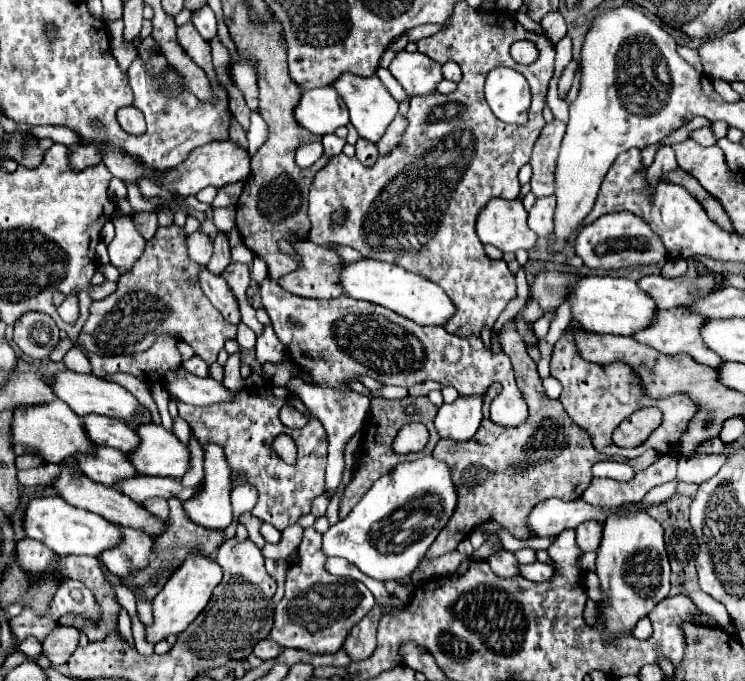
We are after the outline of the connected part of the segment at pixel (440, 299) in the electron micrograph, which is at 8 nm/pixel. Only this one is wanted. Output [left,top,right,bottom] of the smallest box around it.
[338,258,454,326]

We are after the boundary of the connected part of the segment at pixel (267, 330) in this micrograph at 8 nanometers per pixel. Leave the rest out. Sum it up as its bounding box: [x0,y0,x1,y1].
[256,324,288,364]

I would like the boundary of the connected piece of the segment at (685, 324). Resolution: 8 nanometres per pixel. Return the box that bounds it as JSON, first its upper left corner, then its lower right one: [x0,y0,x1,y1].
[632,308,722,368]

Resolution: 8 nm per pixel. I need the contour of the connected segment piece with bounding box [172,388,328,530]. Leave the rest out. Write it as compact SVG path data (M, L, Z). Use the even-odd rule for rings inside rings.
M244 388L236 402L222 402L206 407L190 406L178 398L172 398L178 404L180 418L184 418L200 442L200 446L208 446L210 442L218 444L224 450L226 462L230 472L242 472L244 478L258 488L258 504L252 508L252 516L272 524L278 530L296 524L302 514L310 512L310 502L324 492L324 472L326 472L326 450L328 440L324 434L324 426L318 418L314 418L301 399L285 397L284 400L276 396L258 396L256 392ZM291 401L297 410L306 413L309 422L304 428L292 430L280 422L280 408ZM278 434L290 434L298 446L298 462L294 466L282 462L272 452L272 440Z

